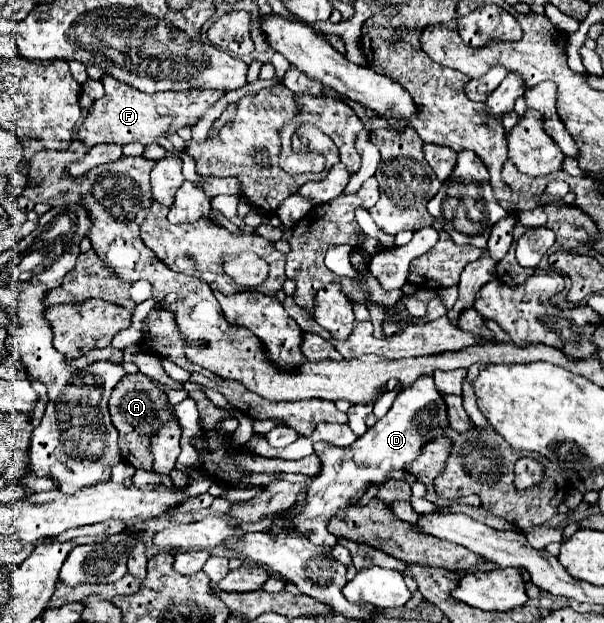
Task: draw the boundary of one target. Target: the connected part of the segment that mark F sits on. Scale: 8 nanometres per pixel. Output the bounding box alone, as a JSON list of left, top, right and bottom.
[77,75,225,147]

